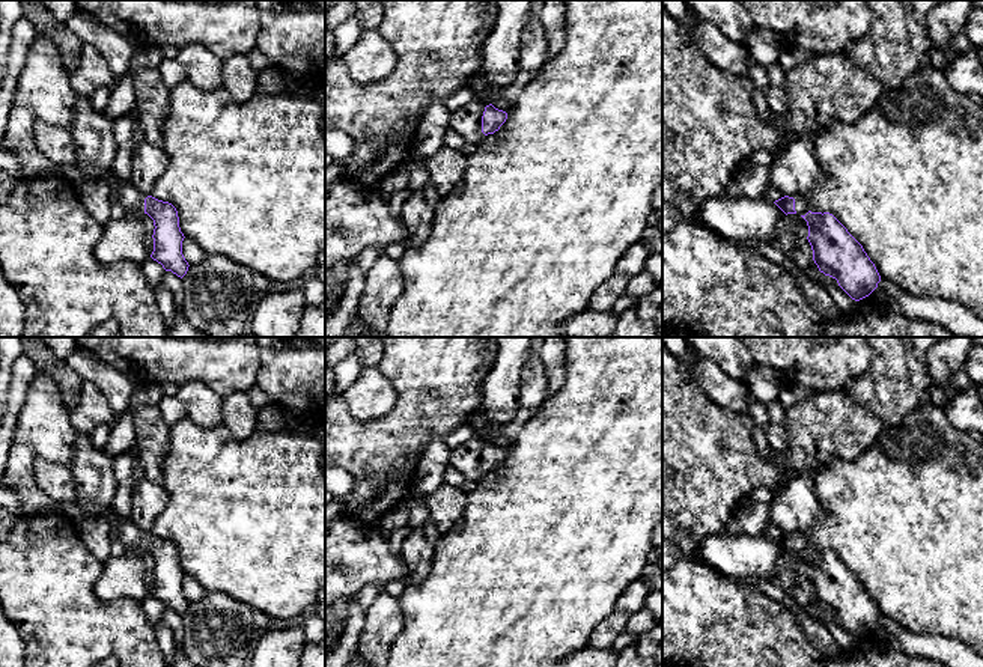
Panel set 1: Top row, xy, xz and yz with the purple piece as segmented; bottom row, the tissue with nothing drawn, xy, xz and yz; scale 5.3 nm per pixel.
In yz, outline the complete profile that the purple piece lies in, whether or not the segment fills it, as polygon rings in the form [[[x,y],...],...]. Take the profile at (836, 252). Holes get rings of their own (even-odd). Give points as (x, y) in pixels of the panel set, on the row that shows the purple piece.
[[[771,182],[765,190],[768,202],[786,215],[798,214],[808,226],[808,242],[819,271],[837,280],[838,286],[855,301],[869,297],[881,276],[863,245],[829,212],[811,212],[801,196],[784,196]]]

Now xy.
[[[113,170],[102,181],[110,185],[111,194],[117,197],[128,215],[148,214],[154,220],[154,251],[151,257],[161,263],[166,271],[182,279],[190,265],[182,254],[185,236],[179,227],[176,208],[152,196],[145,197],[131,181],[117,179]]]

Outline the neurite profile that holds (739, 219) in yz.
[[[709,197],[695,220],[720,236],[744,242],[748,239],[772,244],[786,214],[766,199]]]

